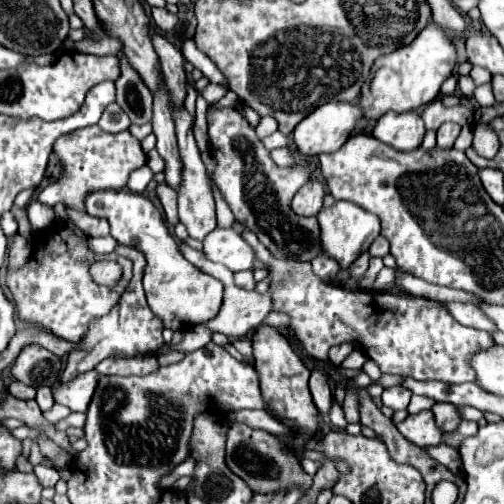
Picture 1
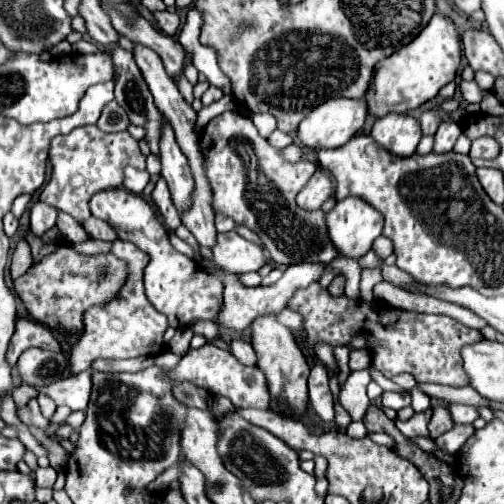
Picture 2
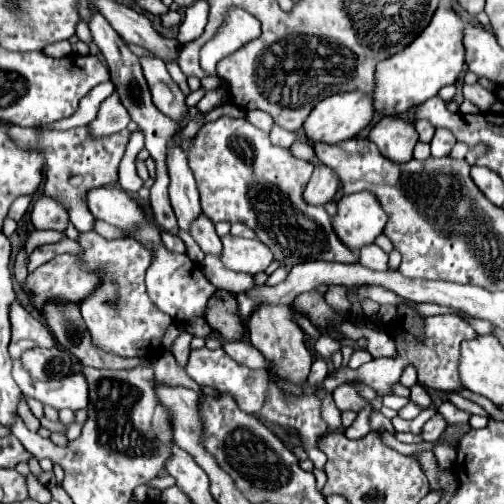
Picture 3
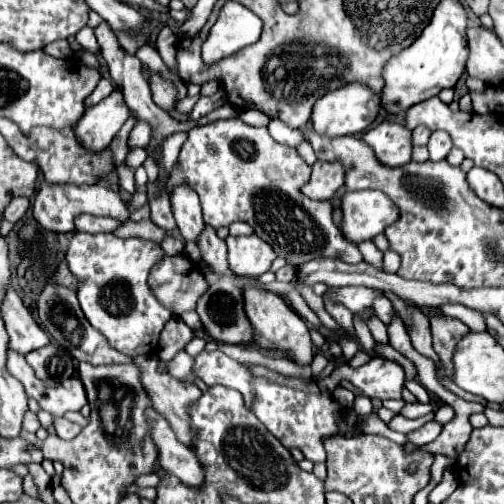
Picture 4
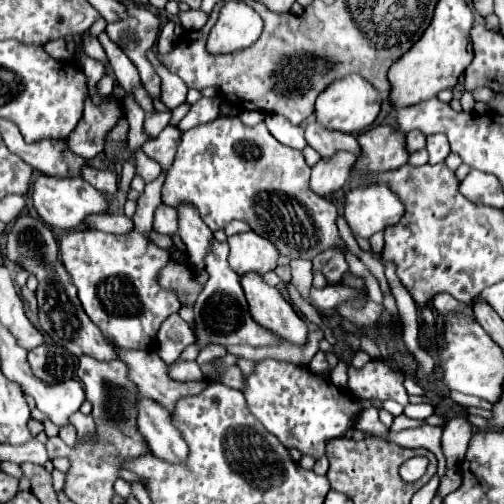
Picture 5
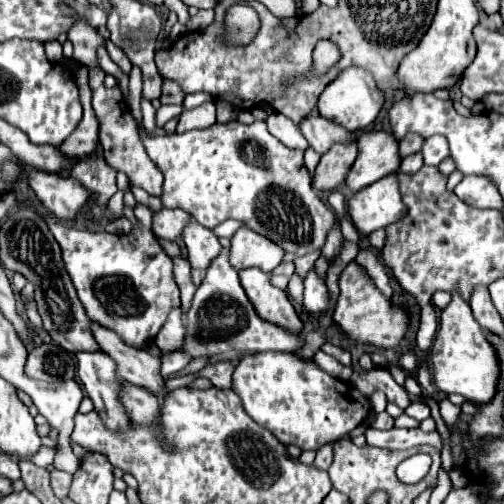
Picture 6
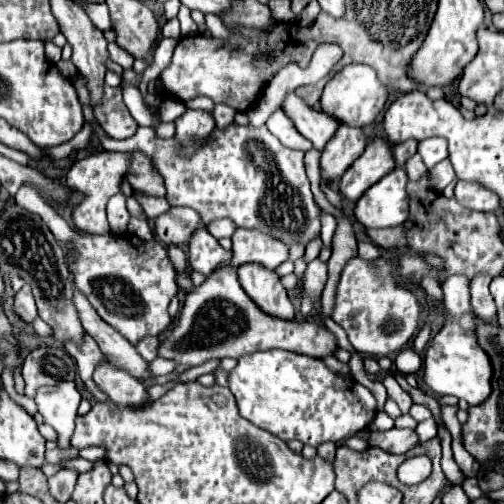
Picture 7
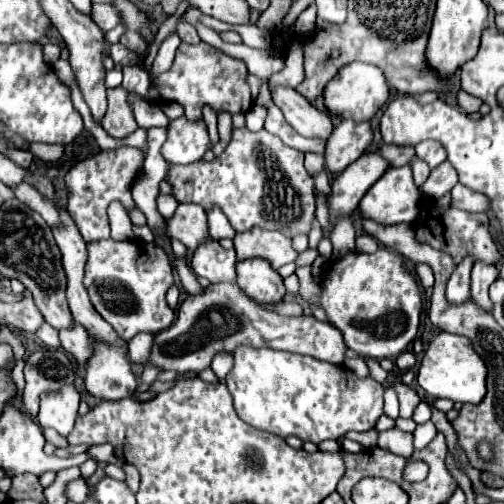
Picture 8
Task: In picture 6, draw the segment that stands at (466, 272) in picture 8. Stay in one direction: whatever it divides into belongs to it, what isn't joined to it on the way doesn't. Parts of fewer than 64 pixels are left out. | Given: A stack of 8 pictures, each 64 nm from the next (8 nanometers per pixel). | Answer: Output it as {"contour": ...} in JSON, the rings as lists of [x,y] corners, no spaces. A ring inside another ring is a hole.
{"contour":[[[452,290],[450,304],[442,310],[440,318],[440,330],[434,338],[434,344],[430,348],[430,368],[432,368],[432,382],[434,386],[444,394],[460,394],[466,400],[486,404],[492,400],[496,392],[496,354],[492,352],[492,346],[484,338],[484,330],[474,320],[470,304],[460,296],[458,290]]]}

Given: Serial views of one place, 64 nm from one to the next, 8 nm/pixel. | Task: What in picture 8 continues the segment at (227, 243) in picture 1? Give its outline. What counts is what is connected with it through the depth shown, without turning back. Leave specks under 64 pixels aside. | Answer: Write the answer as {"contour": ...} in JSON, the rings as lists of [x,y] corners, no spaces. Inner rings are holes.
{"contour":[[[252,228],[234,236],[234,250],[238,260],[244,258],[268,258],[272,268],[296,262],[298,252],[292,246],[292,238],[278,230]]]}

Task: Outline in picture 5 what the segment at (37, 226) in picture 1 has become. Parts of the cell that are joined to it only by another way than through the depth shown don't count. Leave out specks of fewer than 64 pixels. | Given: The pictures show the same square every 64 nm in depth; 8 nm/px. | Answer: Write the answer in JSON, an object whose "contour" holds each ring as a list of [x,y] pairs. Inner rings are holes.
{"contour":[[[38,174],[32,182],[32,190],[34,207],[40,214],[40,218],[44,218],[44,222],[60,230],[76,228],[84,220],[84,216],[106,210],[104,196],[96,188],[92,188],[88,182],[84,182],[82,178],[54,178],[54,176]]]}

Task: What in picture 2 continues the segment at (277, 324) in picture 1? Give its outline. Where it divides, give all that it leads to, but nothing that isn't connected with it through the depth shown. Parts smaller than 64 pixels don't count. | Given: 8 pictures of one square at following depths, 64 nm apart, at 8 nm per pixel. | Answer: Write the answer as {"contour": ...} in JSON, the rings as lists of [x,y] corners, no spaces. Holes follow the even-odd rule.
{"contour":[[[285,308],[280,311],[278,314],[278,321],[286,326],[288,326],[293,331],[299,332],[303,330],[303,318],[297,312]]]}

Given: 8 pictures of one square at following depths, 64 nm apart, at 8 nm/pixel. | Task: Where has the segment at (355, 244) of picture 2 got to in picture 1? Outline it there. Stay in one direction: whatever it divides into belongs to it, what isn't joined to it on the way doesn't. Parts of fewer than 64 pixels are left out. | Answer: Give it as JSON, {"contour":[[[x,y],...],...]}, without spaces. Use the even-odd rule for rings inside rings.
{"contour":[[[346,200],[336,202],[330,208],[322,208],[318,214],[318,220],[320,220],[320,228],[322,228],[320,240],[324,244],[324,252],[328,252],[328,256],[336,258],[342,268],[348,268],[362,252],[366,252],[380,234],[380,218],[376,214],[364,210],[362,206],[358,206],[354,202],[346,202]]]}

